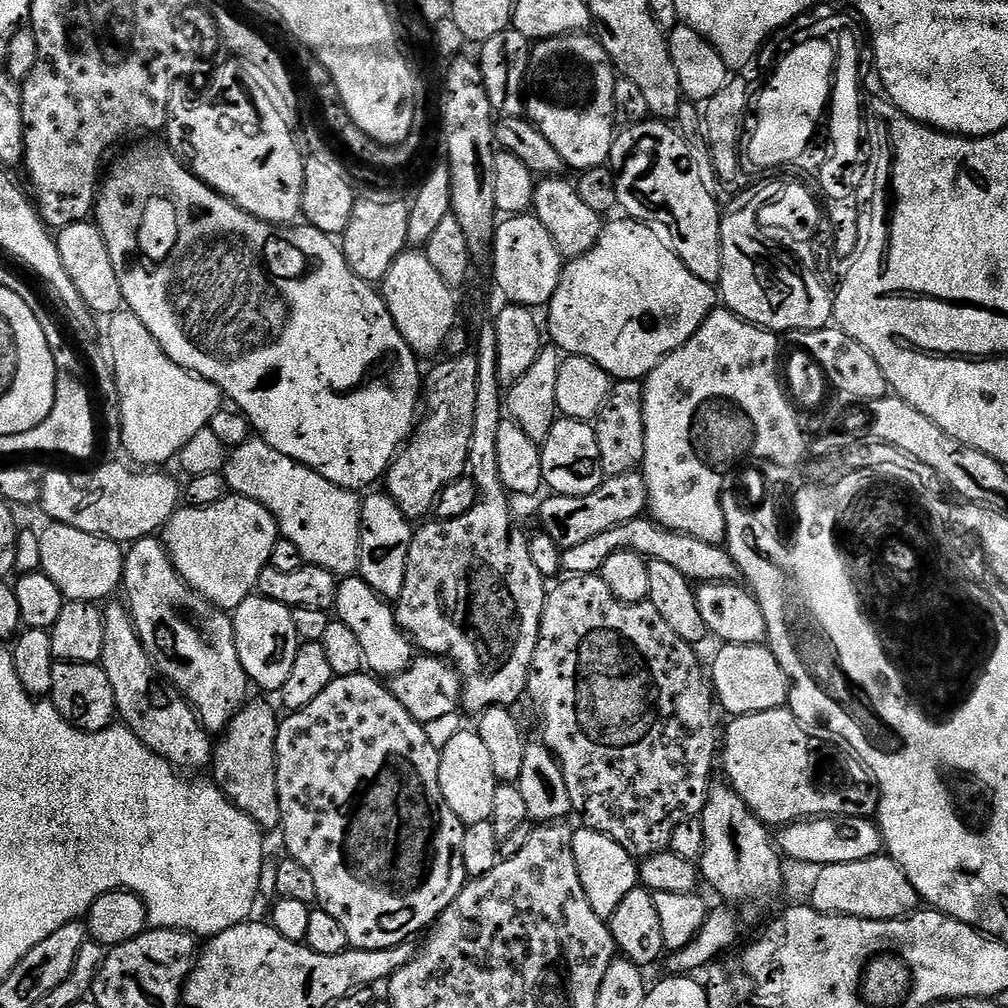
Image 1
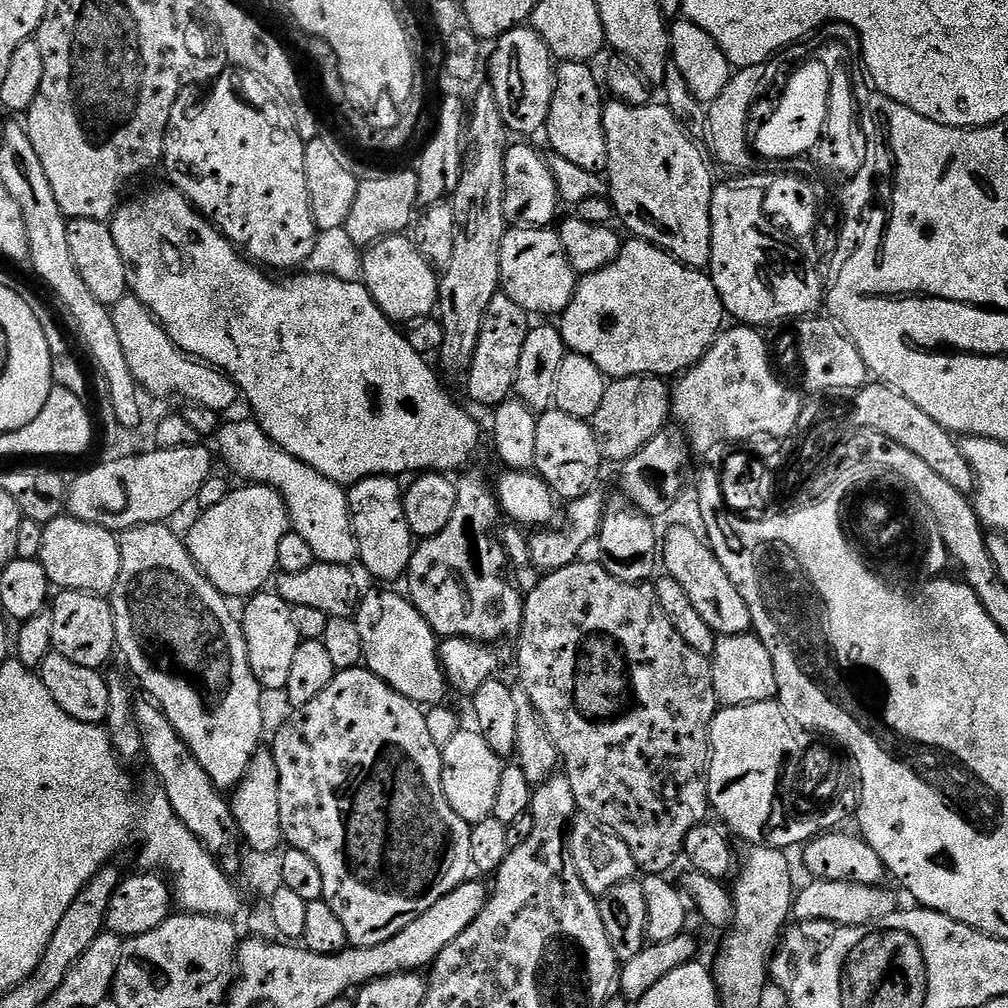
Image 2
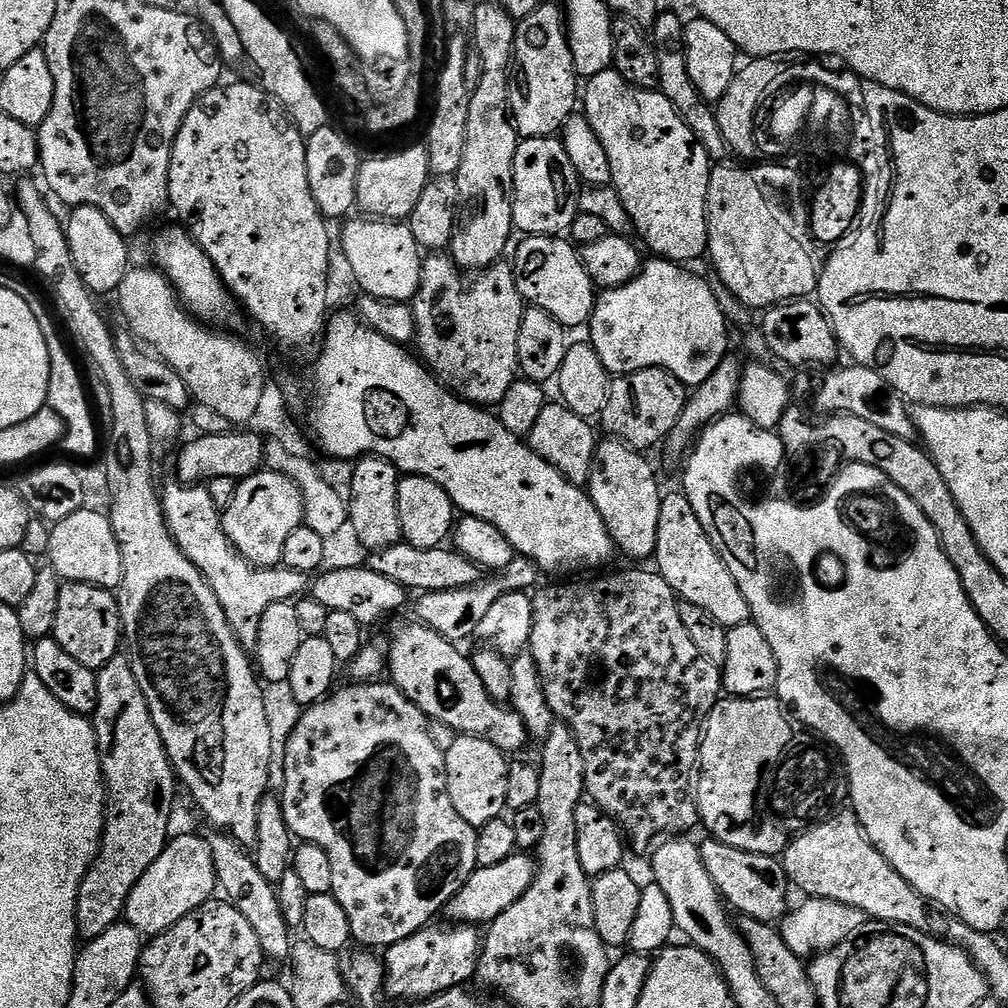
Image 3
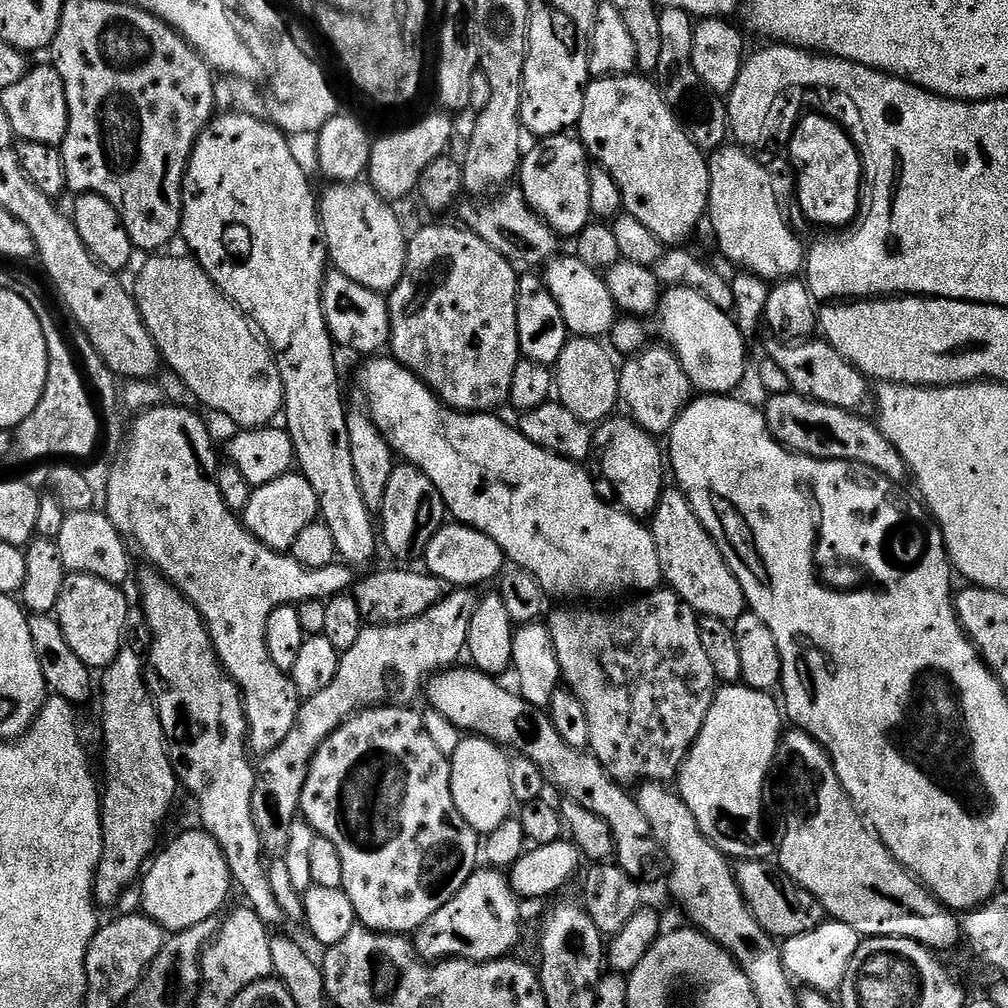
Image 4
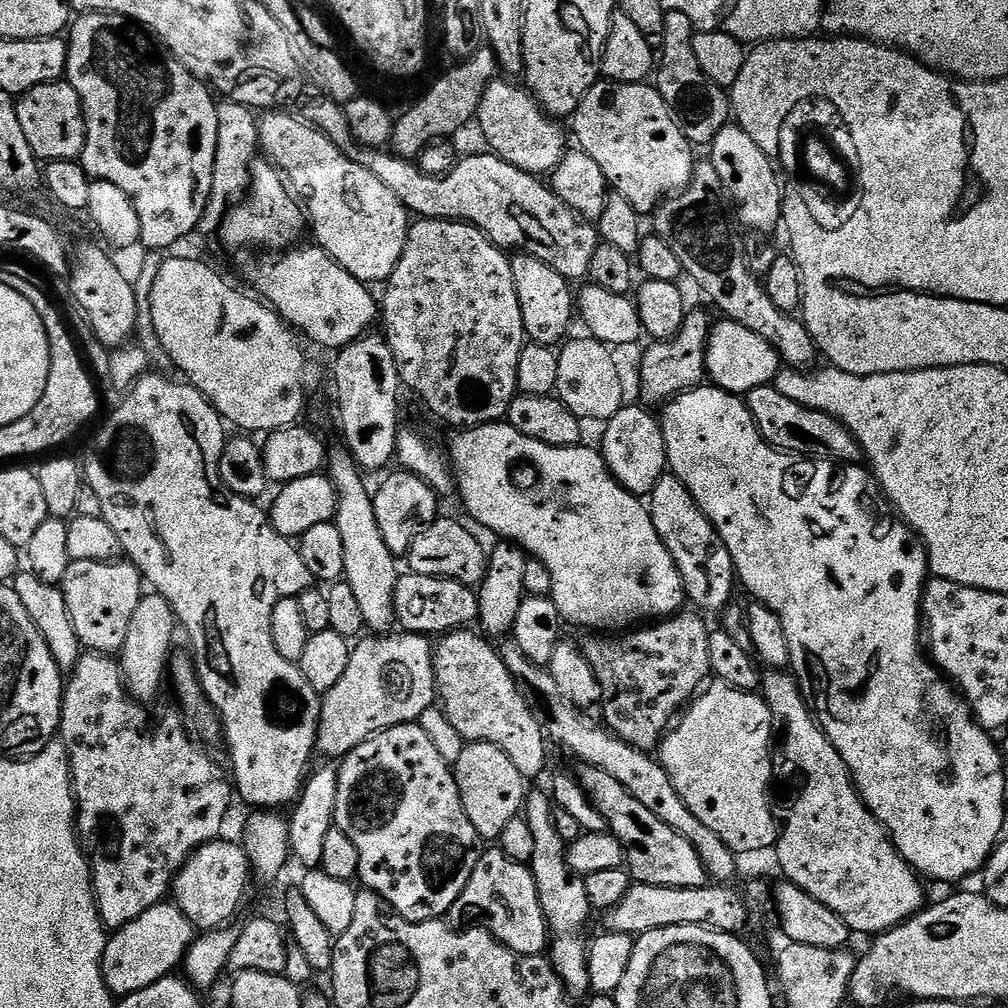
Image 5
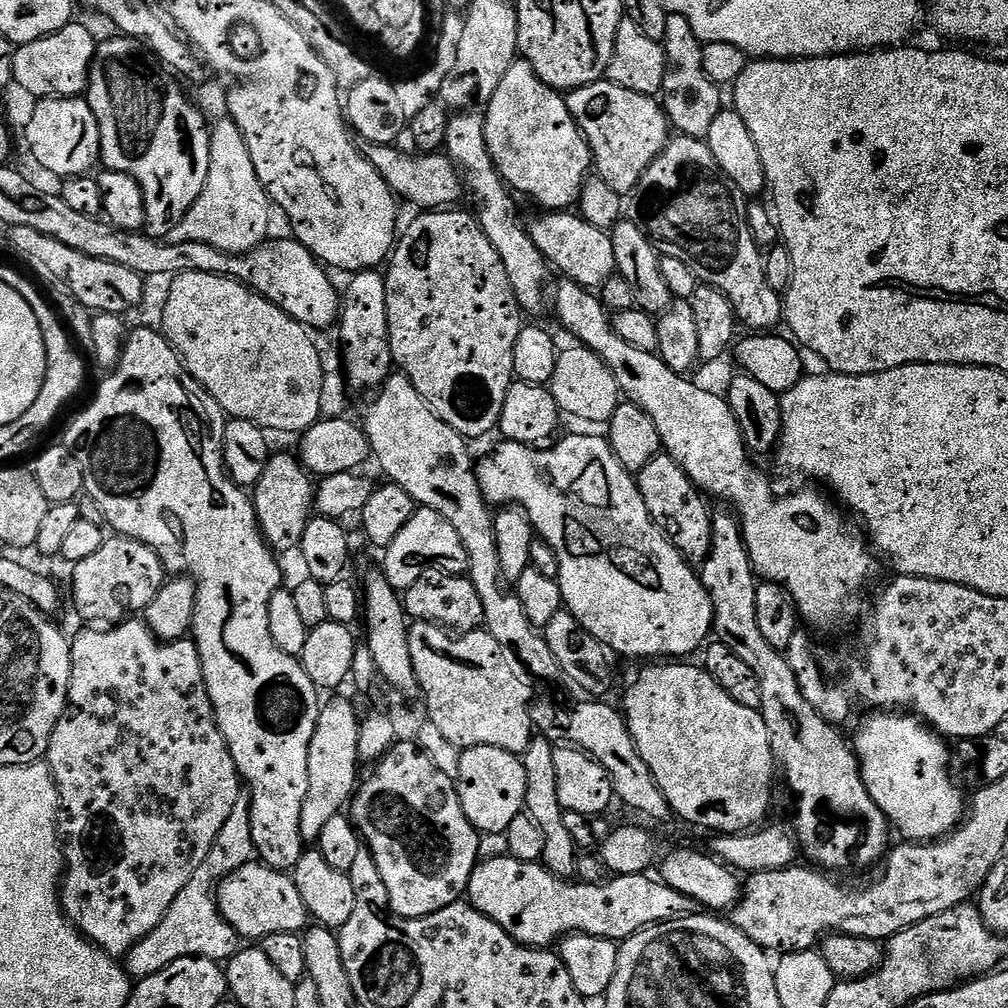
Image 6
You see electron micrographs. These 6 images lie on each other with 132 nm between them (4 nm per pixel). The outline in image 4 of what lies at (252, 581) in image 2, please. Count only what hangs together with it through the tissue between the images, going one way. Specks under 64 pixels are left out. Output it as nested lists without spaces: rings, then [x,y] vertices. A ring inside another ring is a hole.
[[[289,474],[274,482],[266,482],[266,486],[261,488],[253,488],[242,519],[245,528],[250,534],[254,534],[254,538],[276,552],[288,554],[294,546],[294,538],[298,538],[298,534],[302,534],[308,524],[317,523],[319,515],[318,494],[314,494],[314,486],[310,486],[304,476]]]

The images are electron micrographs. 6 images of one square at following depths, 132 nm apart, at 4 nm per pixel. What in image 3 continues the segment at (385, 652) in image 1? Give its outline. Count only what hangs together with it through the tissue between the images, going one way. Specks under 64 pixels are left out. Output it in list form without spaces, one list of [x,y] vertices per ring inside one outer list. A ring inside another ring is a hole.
[[[404,624],[392,636],[392,645],[386,648],[386,668],[391,683],[410,702],[414,702],[428,717],[450,726],[458,734],[483,736],[495,748],[505,754],[513,754],[530,737],[522,718],[511,707],[497,702],[486,694],[478,670],[474,670],[471,659],[459,652],[453,641],[442,638],[425,624]]]

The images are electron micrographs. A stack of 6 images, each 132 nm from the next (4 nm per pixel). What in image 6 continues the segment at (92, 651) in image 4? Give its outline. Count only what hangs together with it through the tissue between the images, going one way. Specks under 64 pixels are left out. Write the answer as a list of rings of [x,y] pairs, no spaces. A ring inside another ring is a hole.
[[[119,534],[113,535],[111,538],[105,539],[102,546],[98,546],[98,551],[94,554],[90,554],[90,558],[82,558],[82,562],[78,562],[71,569],[72,571],[72,604],[76,607],[76,612],[81,616],[82,619],[88,620],[84,622],[91,622],[96,626],[111,626],[114,624],[119,624],[131,617],[133,614],[143,613],[144,607],[147,606],[149,602],[154,598],[154,594],[158,594],[158,590],[164,584],[166,579],[166,573],[162,562],[158,558],[158,554],[150,546],[146,546],[142,542],[137,540],[132,540],[128,536],[122,536]]]

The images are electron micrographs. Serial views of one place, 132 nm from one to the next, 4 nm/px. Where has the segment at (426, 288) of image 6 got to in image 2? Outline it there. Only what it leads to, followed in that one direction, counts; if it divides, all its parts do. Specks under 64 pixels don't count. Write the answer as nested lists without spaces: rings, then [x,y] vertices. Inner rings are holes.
[[[497,294],[490,302],[490,310],[484,313],[484,325],[480,331],[478,346],[474,350],[472,364],[466,373],[468,396],[474,403],[495,406],[513,395],[518,358],[522,358],[522,346],[526,346],[529,327],[529,313],[524,312],[518,302],[503,294]]]

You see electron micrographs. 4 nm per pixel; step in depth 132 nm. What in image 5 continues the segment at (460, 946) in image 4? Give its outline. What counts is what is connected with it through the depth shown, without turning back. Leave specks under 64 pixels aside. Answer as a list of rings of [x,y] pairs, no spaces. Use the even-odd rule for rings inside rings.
[[[499,847],[481,851],[476,865],[462,890],[458,902],[450,906],[446,920],[460,930],[465,926],[479,926],[489,932],[499,944],[523,956],[541,955],[549,947],[548,923],[538,902],[538,886],[528,864],[514,862]]]

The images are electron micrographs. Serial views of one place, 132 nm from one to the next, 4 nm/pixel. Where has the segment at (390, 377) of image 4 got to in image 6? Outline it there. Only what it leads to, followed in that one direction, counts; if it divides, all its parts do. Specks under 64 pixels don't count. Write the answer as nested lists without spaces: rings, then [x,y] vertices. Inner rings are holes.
[[[603,435],[600,436],[568,436],[557,439],[551,446],[543,450],[531,448],[525,444],[519,444],[513,440],[504,440],[485,458],[476,464],[476,477],[480,479],[480,489],[485,501],[492,506],[515,506],[520,508],[530,518],[533,533],[539,539],[545,540],[558,554],[558,566],[560,567],[560,589],[564,599],[564,608],[598,642],[606,645],[609,653],[620,656],[656,656],[652,658],[688,658],[691,652],[699,653],[705,647],[706,641],[713,635],[712,631],[712,603],[710,594],[704,589],[704,583],[700,580],[697,569],[689,561],[681,556],[678,549],[668,540],[663,530],[650,518],[650,510],[646,510],[646,502],[642,502],[642,494],[638,490],[633,473],[627,472],[618,462],[618,458],[612,453],[612,447]]]

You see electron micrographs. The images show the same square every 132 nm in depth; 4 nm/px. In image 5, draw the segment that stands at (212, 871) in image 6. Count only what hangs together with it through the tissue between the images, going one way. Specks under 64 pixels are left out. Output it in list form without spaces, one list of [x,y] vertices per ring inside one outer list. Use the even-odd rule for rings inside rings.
[[[161,902],[150,906],[146,914],[138,914],[134,922],[115,929],[109,935],[104,957],[100,960],[100,969],[104,981],[113,997],[123,998],[146,986],[154,986],[164,976],[173,975],[183,965],[188,947],[198,935],[197,929],[182,914],[174,902]]]

